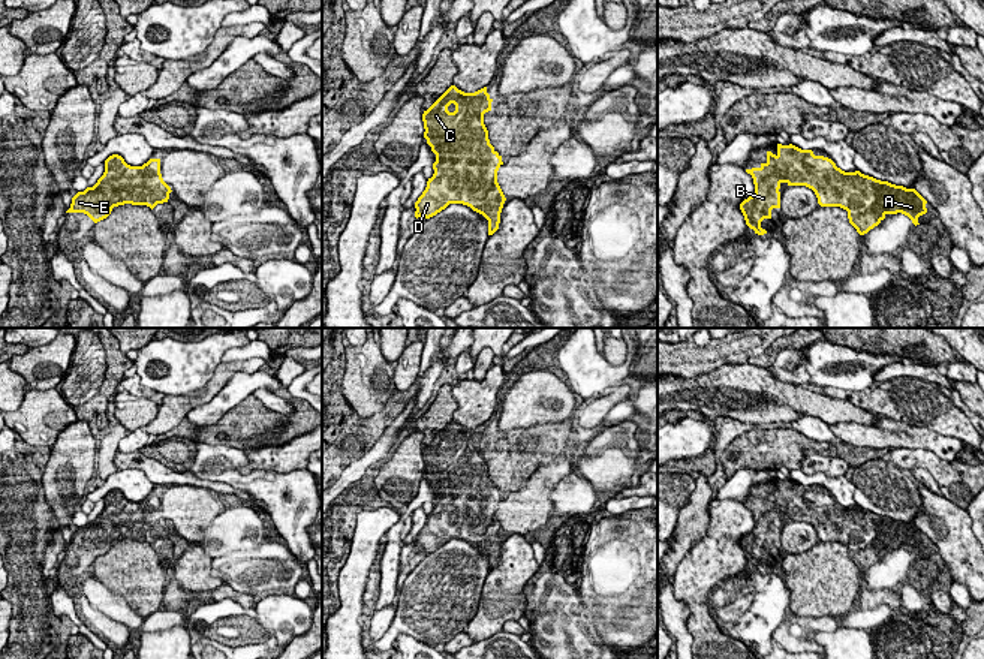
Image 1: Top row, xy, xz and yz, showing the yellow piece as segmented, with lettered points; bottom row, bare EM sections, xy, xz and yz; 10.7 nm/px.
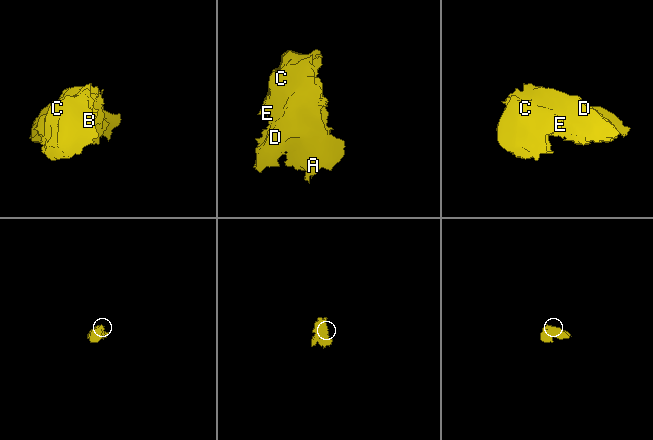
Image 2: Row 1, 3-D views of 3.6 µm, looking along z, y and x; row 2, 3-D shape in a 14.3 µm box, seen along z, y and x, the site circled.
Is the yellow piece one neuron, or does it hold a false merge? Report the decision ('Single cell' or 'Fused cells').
Single cell

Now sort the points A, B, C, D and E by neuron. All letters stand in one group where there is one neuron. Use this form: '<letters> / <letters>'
A B C D E

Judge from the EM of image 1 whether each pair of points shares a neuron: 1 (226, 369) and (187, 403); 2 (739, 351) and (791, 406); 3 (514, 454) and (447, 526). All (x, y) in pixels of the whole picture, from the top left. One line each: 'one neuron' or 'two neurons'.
1: one neuron
2: two neurons
3: one neuron

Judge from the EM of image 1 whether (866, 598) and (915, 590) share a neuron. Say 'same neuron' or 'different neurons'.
same neuron

